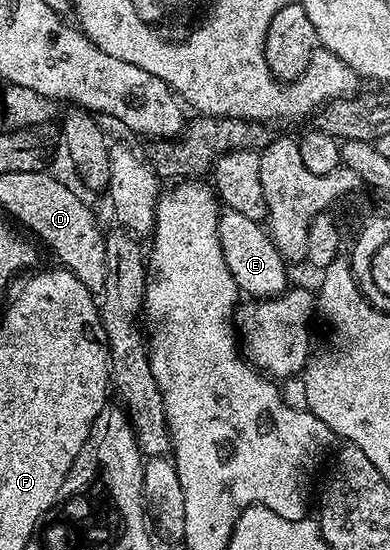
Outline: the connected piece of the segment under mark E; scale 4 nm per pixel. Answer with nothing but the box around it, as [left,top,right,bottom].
[217,209,288,300]

